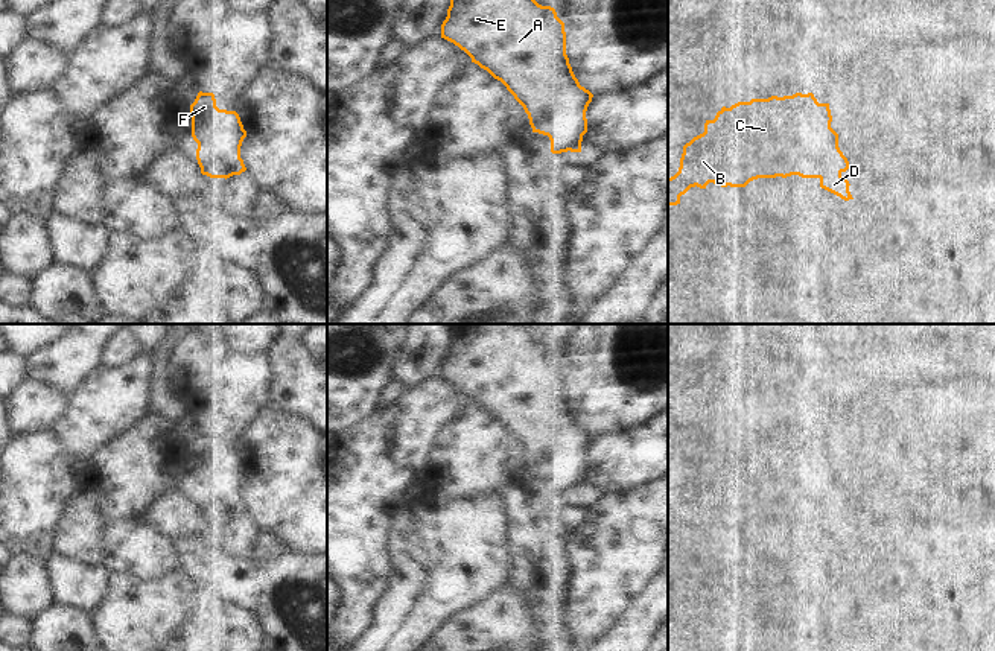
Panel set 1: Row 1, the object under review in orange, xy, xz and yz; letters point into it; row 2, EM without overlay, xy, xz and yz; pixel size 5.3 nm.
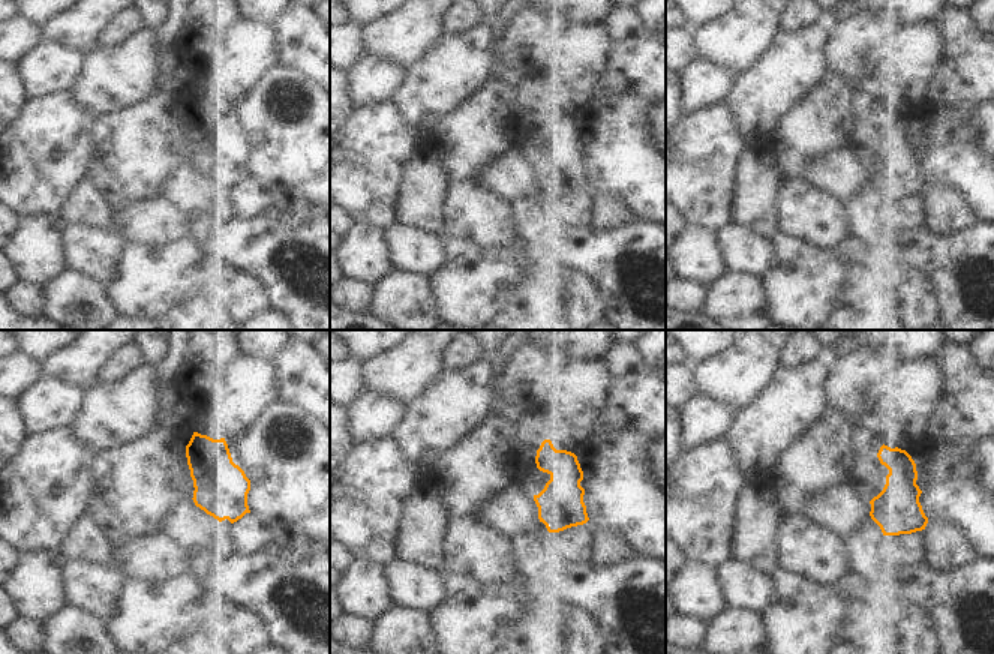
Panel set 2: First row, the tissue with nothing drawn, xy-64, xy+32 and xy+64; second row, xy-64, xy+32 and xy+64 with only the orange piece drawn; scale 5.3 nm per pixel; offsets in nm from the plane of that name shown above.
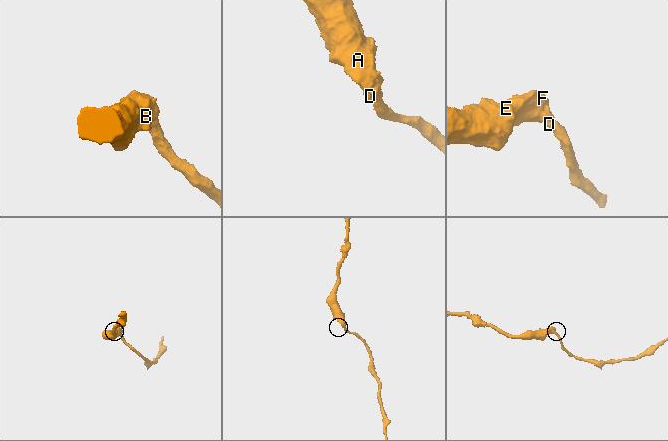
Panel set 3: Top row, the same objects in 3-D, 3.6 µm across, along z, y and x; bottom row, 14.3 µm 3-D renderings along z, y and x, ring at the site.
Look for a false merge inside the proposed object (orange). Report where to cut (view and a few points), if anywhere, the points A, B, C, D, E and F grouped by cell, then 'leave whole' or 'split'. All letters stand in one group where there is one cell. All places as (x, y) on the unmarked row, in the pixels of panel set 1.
cut none; groups A B C D E F; leave whole

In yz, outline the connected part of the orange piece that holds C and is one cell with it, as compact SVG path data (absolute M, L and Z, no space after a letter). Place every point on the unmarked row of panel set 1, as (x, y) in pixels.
M812 433L793 437L771 437L768 440L752 440L738 443L730 449L723 447L714 461L706 461L704 473L683 487L679 513L668 519L668 546L680 545L680 537L691 528L706 529L709 523L721 528L745 528L758 519L776 519L799 516L802 519L819 519L820 528L844 541L854 540L849 522L841 517L850 505L838 488L838 475L831 468L832 456L829 444L819 444Z

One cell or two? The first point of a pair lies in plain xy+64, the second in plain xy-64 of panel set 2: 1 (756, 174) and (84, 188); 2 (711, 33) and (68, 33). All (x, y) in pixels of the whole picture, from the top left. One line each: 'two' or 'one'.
1: one
2: one

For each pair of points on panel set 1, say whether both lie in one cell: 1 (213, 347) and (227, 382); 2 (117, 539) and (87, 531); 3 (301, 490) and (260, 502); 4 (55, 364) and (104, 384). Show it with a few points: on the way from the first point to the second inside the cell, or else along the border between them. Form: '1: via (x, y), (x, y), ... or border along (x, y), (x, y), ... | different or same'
1: border along (230, 349), (221, 358), (186, 353), (181, 359) | different
2: border along (104, 527), (104, 555), (99, 565) | different
3: via (291, 492), (271, 493) | same
4: border along (98, 367), (69, 396) | different

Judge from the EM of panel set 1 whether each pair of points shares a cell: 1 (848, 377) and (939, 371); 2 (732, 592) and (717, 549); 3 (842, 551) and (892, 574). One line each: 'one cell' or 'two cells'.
1: one cell
2: two cells
3: one cell

